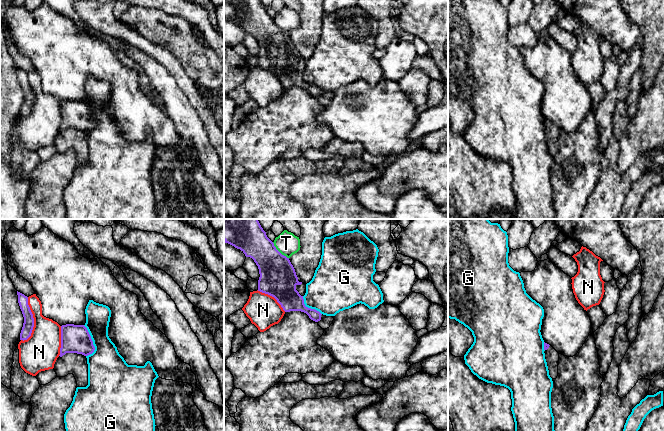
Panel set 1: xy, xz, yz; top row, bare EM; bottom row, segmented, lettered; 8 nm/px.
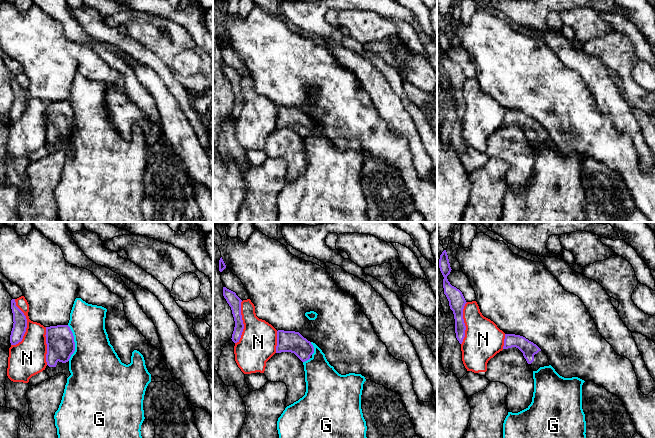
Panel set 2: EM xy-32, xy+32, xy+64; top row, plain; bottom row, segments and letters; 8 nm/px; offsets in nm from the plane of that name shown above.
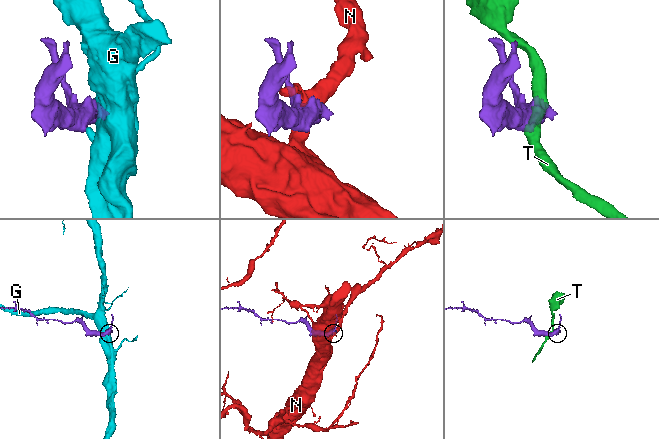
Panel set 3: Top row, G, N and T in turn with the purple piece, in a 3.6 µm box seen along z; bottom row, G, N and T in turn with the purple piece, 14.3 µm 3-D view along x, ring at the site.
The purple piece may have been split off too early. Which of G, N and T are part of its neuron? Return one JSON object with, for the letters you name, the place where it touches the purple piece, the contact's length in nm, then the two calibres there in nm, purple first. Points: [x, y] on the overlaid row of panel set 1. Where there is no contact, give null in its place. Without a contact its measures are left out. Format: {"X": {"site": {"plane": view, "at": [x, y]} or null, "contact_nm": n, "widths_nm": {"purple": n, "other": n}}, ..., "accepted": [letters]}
{"accepted": []}

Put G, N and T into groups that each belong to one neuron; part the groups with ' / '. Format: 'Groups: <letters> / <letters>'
Groups: G / N / T

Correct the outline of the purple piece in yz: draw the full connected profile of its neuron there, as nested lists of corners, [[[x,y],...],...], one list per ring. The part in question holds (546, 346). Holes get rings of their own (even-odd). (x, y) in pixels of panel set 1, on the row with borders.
[[[544,342],[544,353],[549,375],[552,379],[558,376],[559,353],[549,344]]]

